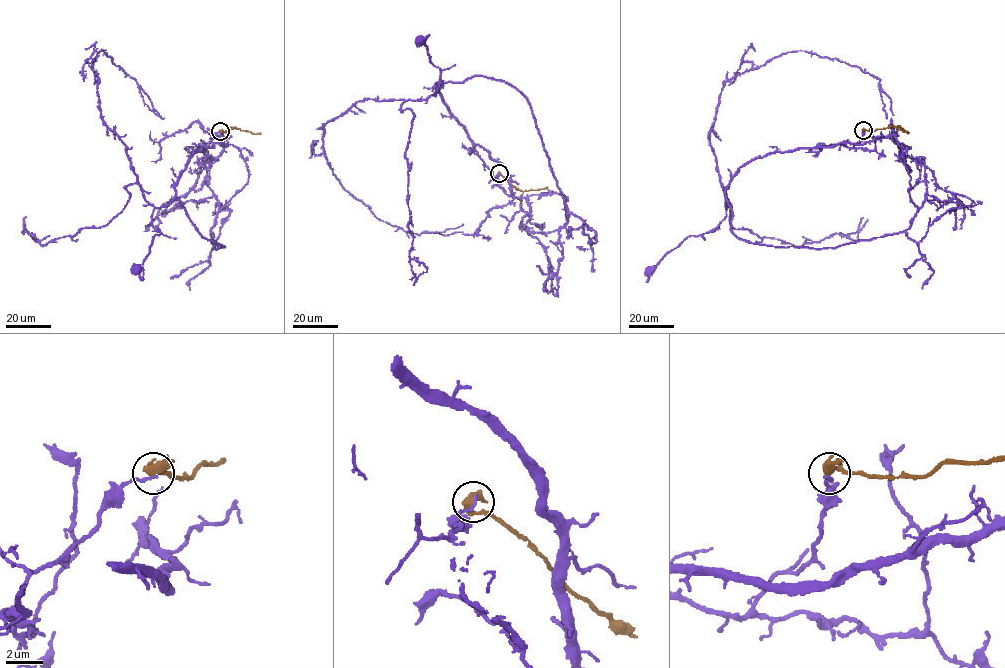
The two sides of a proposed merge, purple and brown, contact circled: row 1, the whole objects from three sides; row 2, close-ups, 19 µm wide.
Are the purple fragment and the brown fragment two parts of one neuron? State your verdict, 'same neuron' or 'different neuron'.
different neuron

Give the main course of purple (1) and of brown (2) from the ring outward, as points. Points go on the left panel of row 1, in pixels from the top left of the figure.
1: (221, 131), (189, 156), (175, 187), (176, 197), (154, 209), (152, 226), (160, 233), (154, 235), (137, 269)
2: (221, 131), (235, 127), (260, 134)

